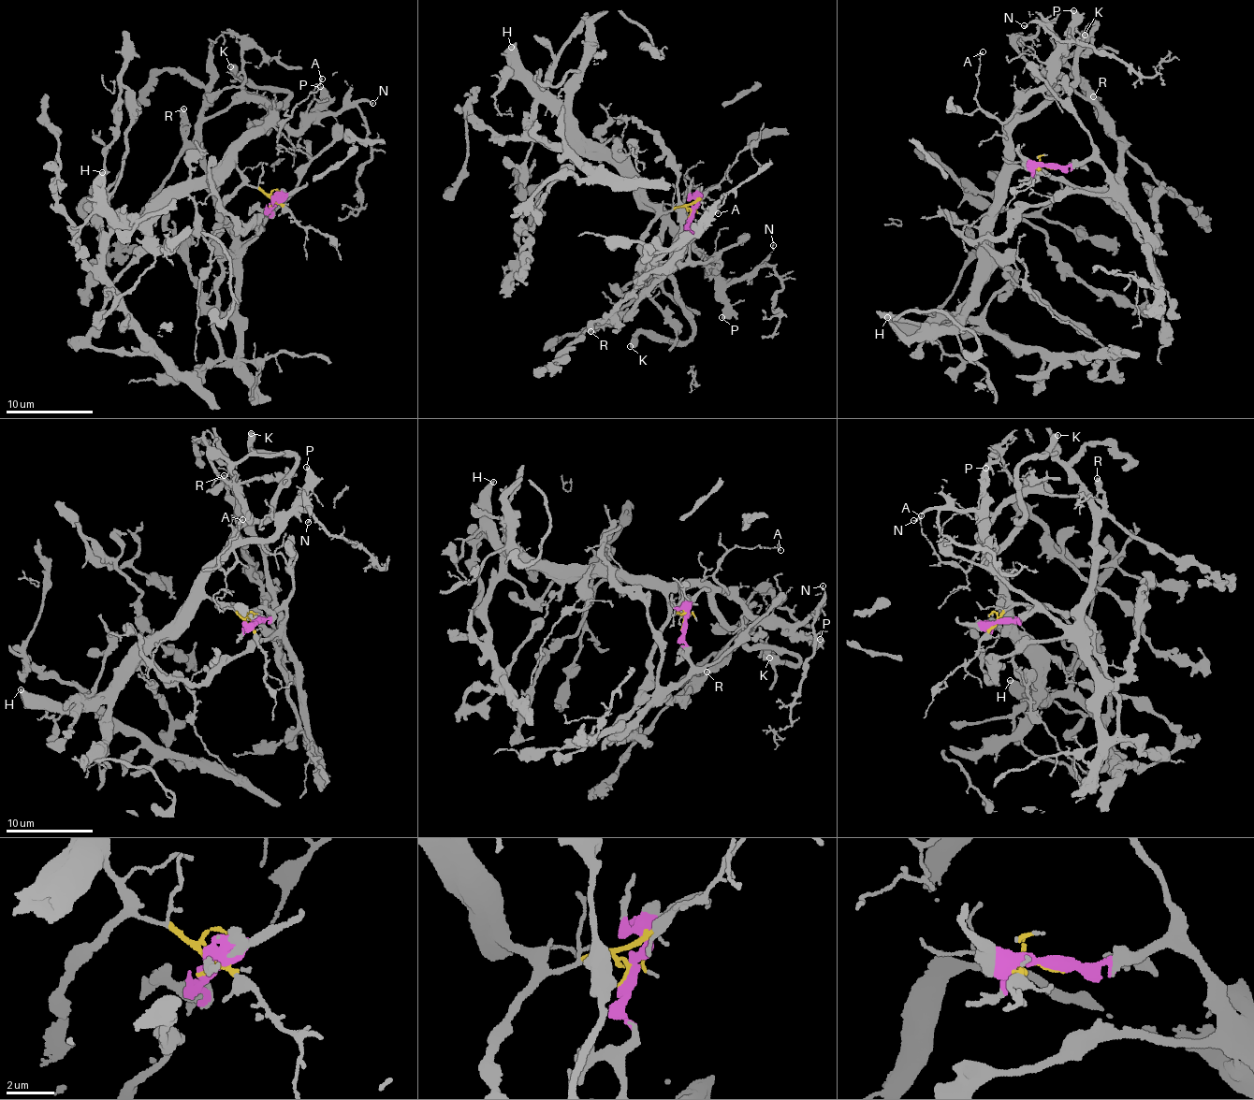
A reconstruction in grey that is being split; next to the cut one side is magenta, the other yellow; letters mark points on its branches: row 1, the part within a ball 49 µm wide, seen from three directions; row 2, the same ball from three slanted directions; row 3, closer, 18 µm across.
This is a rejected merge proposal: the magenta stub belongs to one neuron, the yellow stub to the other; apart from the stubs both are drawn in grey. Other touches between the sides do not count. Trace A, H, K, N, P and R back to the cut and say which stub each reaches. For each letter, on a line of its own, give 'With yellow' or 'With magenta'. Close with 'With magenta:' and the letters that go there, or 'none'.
A: With yellow
H: With yellow
K: With yellow
N: With yellow
P: With yellow
R: With magenta
With magenta: R

